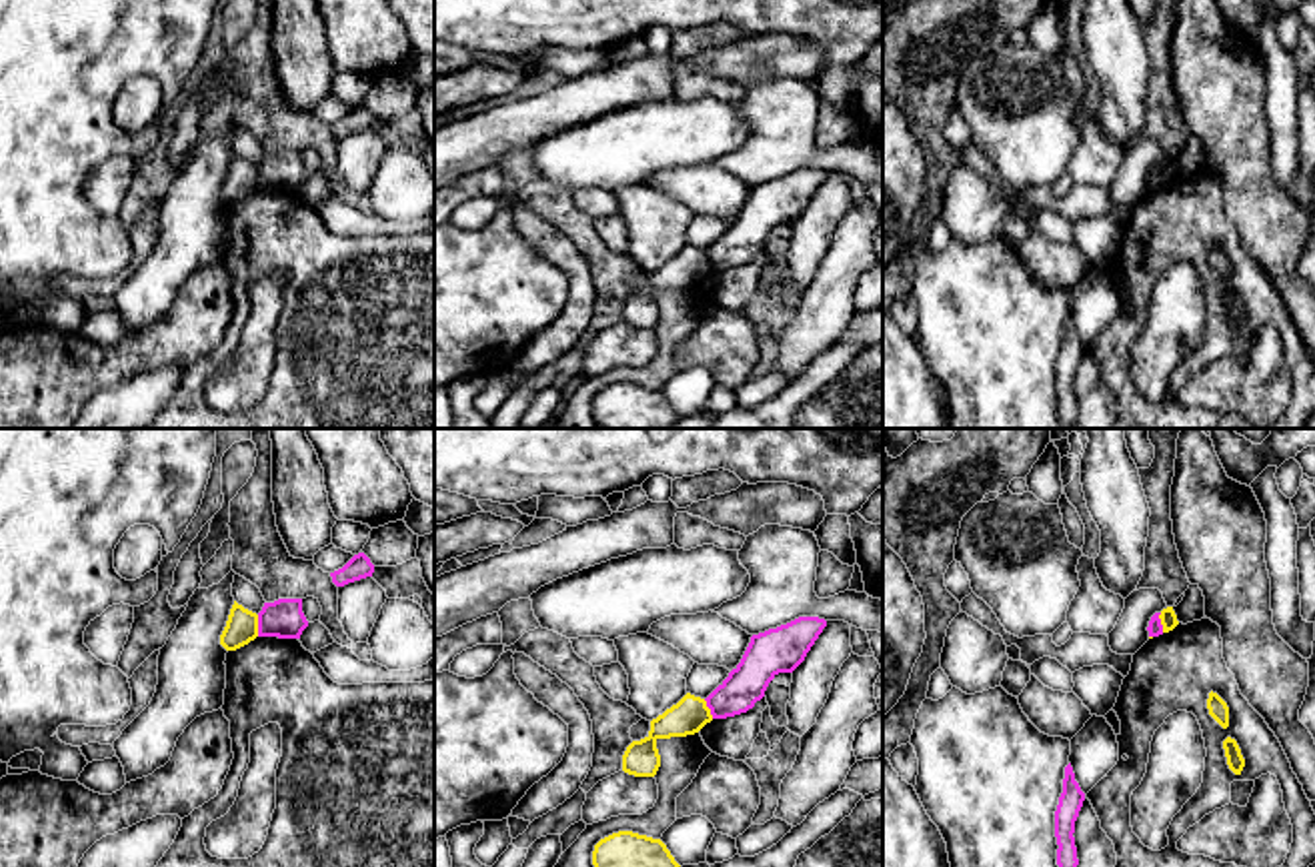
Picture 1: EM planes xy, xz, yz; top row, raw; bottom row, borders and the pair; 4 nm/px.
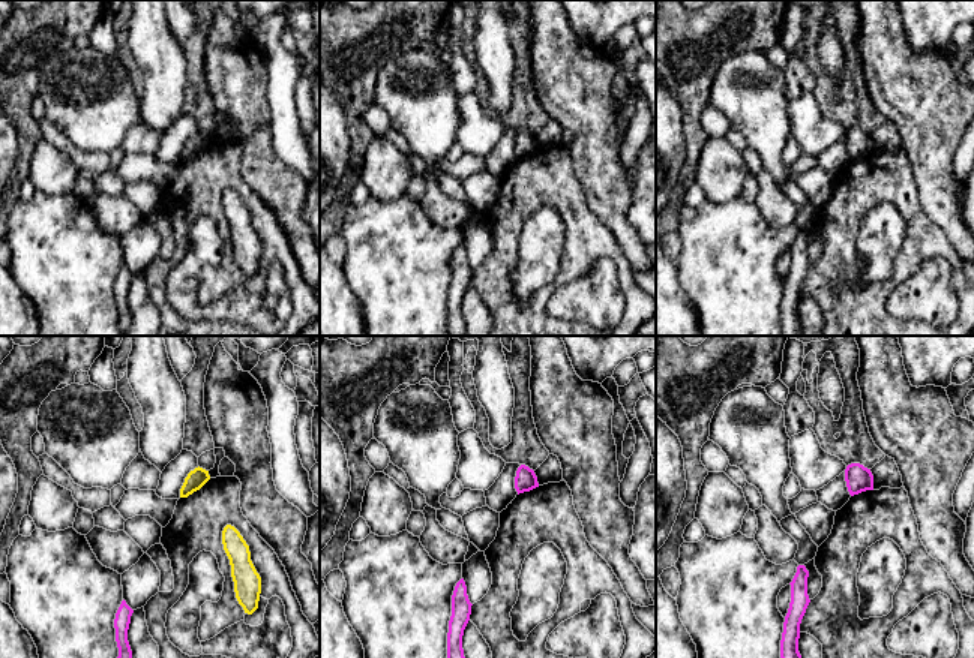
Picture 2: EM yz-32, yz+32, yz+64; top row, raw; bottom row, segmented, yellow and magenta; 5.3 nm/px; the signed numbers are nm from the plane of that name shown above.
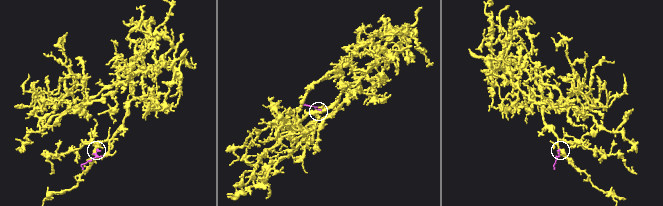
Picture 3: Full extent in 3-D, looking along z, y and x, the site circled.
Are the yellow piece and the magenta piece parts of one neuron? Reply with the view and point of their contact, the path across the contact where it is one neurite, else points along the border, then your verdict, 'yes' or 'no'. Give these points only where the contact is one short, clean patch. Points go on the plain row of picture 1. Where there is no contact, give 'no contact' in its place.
meets yellow in xy at (257, 177); border along xy (257, 167), (259, 187); no

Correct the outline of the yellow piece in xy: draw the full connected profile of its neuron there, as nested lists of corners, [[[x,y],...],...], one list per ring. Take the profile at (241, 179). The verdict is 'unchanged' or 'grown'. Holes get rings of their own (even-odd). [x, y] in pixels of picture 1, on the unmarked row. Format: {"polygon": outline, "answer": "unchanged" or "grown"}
{"polygon": [[[234,152],[226,178],[220,186],[220,196],[226,202],[236,202],[258,188],[258,166]]], "answer": "unchanged"}

